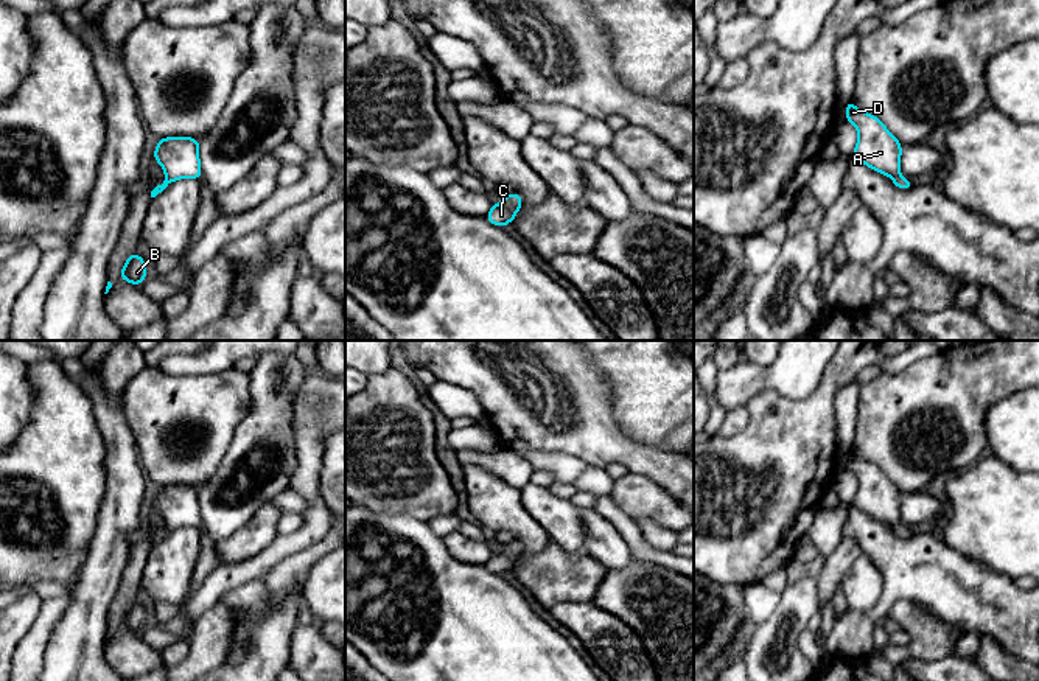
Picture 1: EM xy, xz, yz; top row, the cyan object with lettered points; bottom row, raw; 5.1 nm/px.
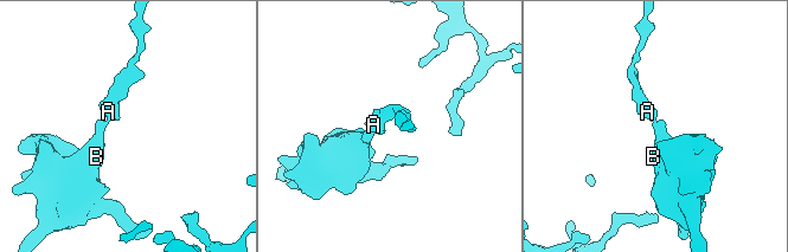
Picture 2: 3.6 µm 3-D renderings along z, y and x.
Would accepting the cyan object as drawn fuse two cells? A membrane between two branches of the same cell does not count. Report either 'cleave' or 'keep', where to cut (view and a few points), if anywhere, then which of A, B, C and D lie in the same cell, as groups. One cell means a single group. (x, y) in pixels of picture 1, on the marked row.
keep | no cut | A B C D

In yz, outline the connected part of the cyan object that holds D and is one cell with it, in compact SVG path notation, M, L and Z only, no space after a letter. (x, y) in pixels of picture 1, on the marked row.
M852 100L845 107L846 121L859 131L852 155L871 169L888 174L899 190L911 188L915 183L899 176L901 151L904 146L877 117L859 110Z

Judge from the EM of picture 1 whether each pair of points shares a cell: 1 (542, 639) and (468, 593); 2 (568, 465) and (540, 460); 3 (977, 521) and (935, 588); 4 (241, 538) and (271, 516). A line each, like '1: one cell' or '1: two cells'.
1: one cell
2: one cell
3: two cells
4: one cell

